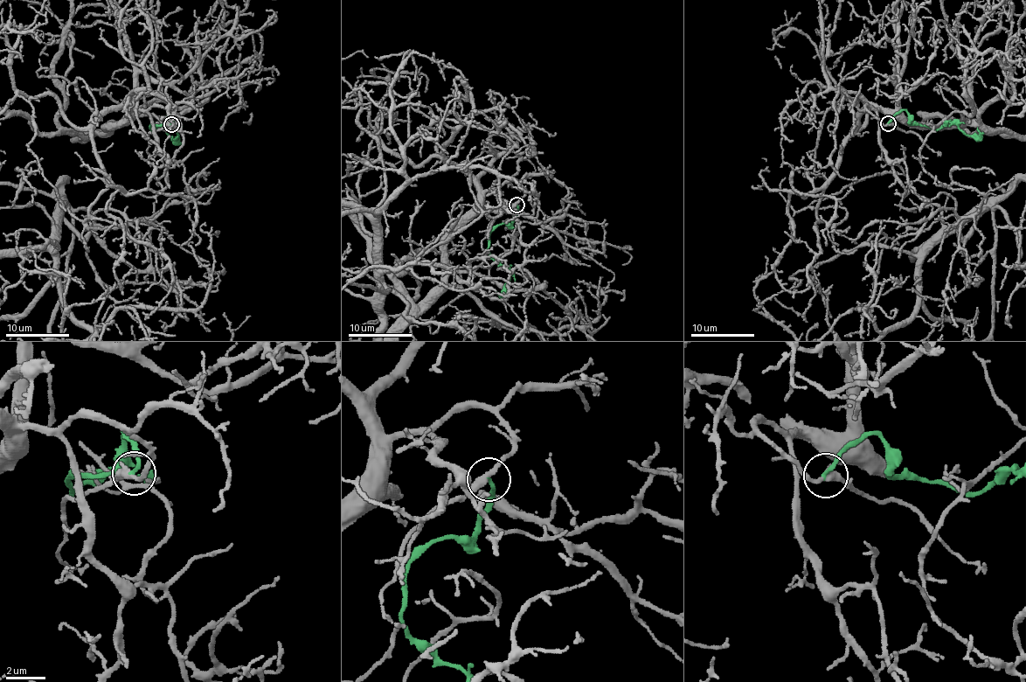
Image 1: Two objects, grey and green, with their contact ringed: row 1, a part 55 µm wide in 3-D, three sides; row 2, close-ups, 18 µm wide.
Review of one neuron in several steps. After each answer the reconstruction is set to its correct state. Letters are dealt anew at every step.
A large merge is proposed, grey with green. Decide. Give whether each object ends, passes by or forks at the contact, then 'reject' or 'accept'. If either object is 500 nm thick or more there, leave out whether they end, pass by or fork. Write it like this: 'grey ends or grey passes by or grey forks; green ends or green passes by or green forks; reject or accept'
grey passes by; green ends; reject

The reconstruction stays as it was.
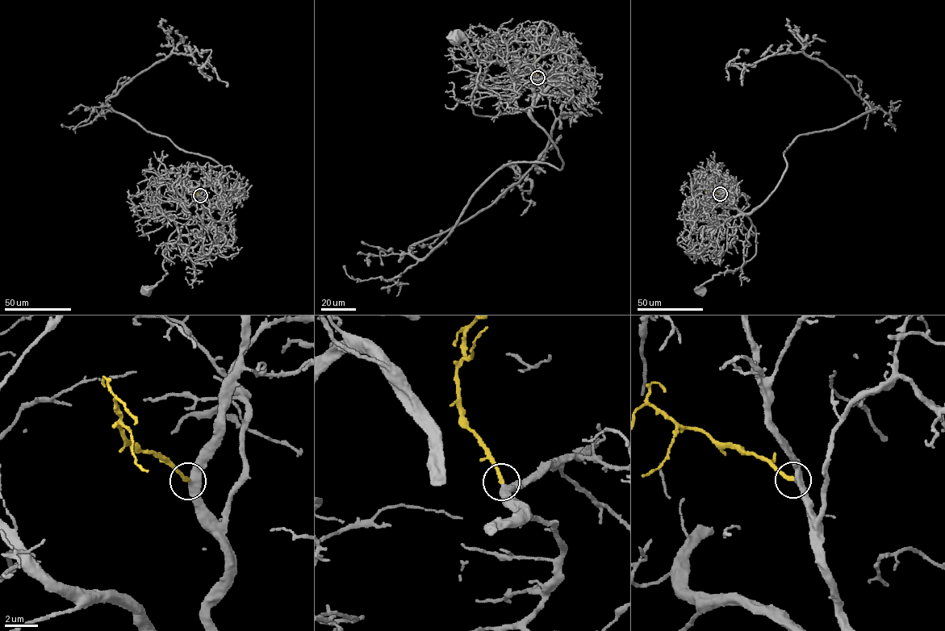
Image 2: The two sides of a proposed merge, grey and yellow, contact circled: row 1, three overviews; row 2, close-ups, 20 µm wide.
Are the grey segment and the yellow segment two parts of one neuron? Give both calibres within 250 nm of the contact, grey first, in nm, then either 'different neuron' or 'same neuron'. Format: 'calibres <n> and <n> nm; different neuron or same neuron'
calibres 440 and 260 nm; same neuron

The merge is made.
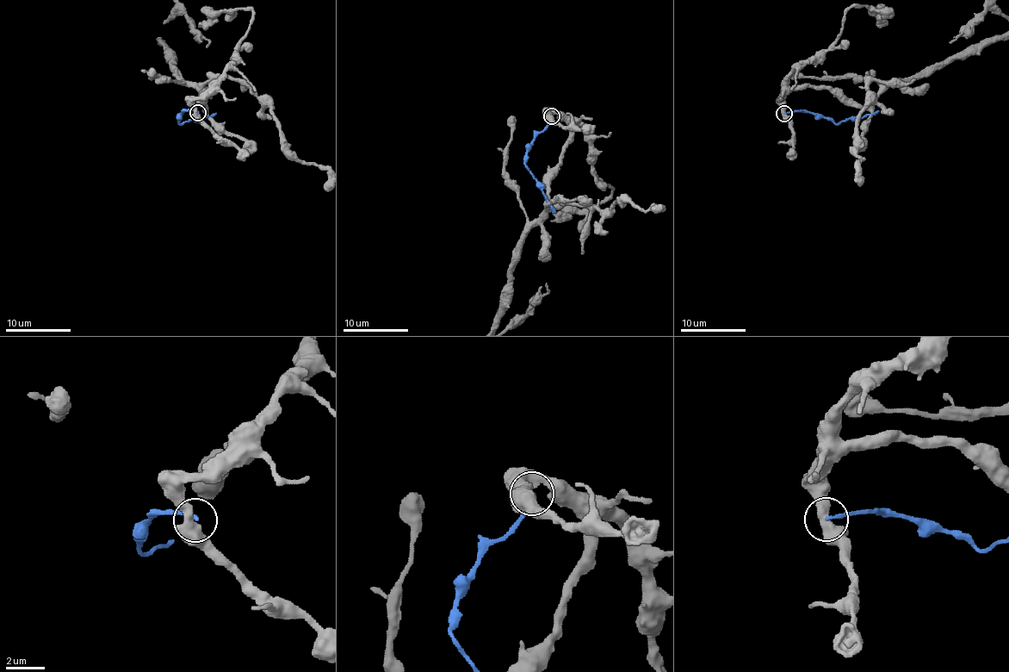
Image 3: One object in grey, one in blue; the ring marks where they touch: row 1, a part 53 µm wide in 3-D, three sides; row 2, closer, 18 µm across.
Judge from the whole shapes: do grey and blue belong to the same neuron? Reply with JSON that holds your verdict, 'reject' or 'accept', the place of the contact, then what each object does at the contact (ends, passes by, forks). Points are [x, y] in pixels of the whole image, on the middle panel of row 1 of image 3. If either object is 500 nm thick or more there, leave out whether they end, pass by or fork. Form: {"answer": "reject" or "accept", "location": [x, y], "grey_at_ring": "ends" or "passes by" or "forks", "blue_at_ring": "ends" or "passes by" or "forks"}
{"answer": "reject", "location": [552, 116]}

